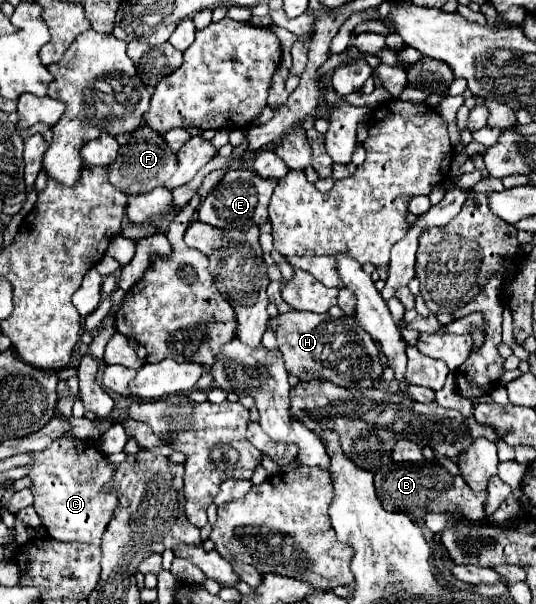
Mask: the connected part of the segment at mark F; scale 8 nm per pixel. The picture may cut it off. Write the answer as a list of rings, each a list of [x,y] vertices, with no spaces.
[[[140,127],[132,133],[130,143],[122,145],[118,151],[118,157],[112,165],[108,165],[108,179],[126,195],[140,195],[148,193],[160,185],[164,185],[176,171],[176,155],[162,143],[160,133],[152,131],[150,127]]]

